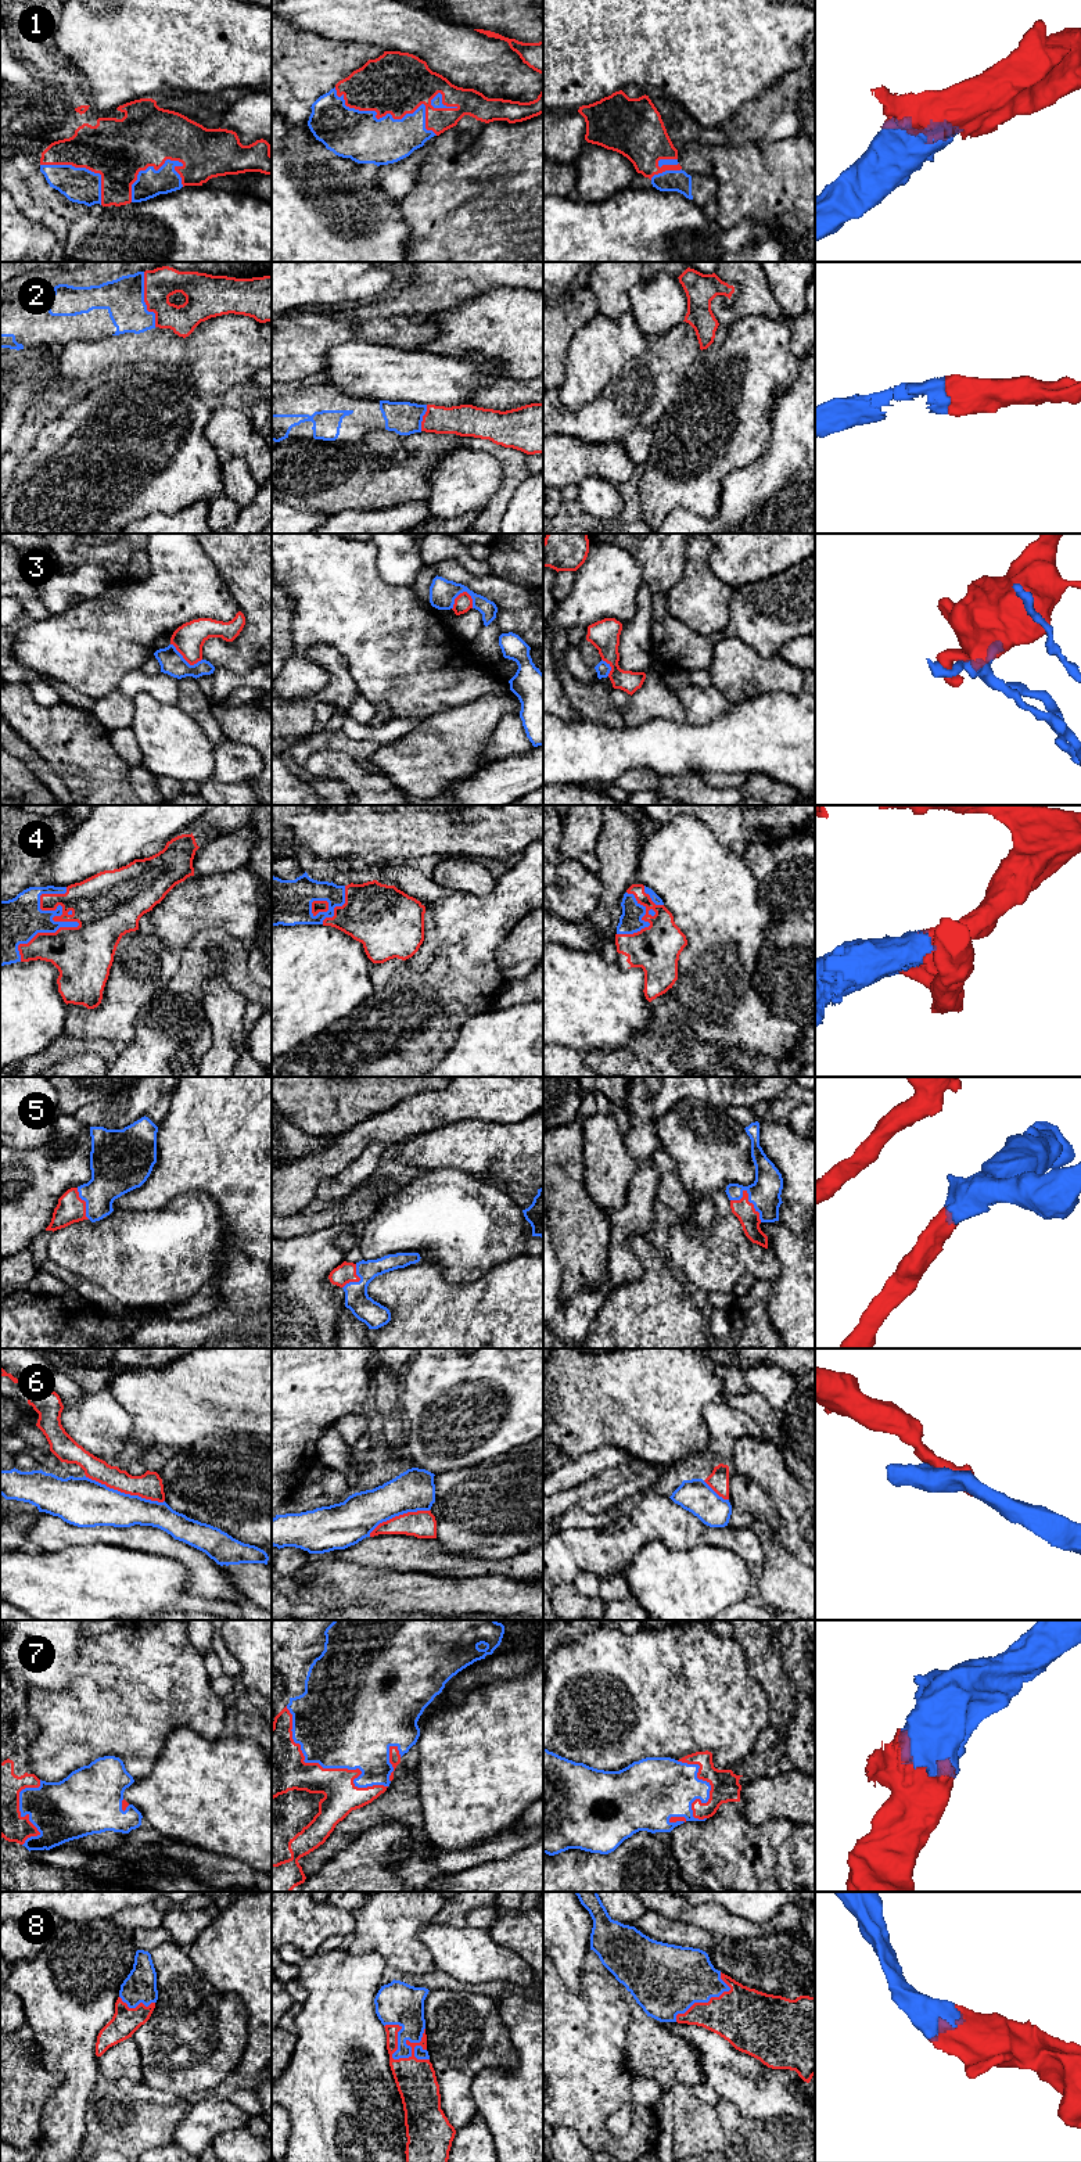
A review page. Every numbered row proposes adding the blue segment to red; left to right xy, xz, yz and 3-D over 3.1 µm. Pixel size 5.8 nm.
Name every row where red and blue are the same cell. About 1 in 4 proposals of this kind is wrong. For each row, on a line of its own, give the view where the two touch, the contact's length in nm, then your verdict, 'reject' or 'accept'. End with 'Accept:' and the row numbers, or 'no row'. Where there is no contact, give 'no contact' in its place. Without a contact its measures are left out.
1: contact in xz; length 650 nm; accept
2: contact in xy; length 320 nm; accept
3: contact in xz; length 140 nm; reject
4: contact in xy; length 500 nm; accept
5: contact in yz; length 220 nm; accept
6: contact in xy; length 480 nm; reject
7: contact in xz; length 750 nm; accept
8: contact in xz; length 340 nm; accept
Accept: 1, 2, 4, 5, 7, 8

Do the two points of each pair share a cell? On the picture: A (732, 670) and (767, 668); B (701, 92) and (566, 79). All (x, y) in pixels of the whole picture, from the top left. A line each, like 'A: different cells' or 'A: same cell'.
A: same cell
B: same cell

